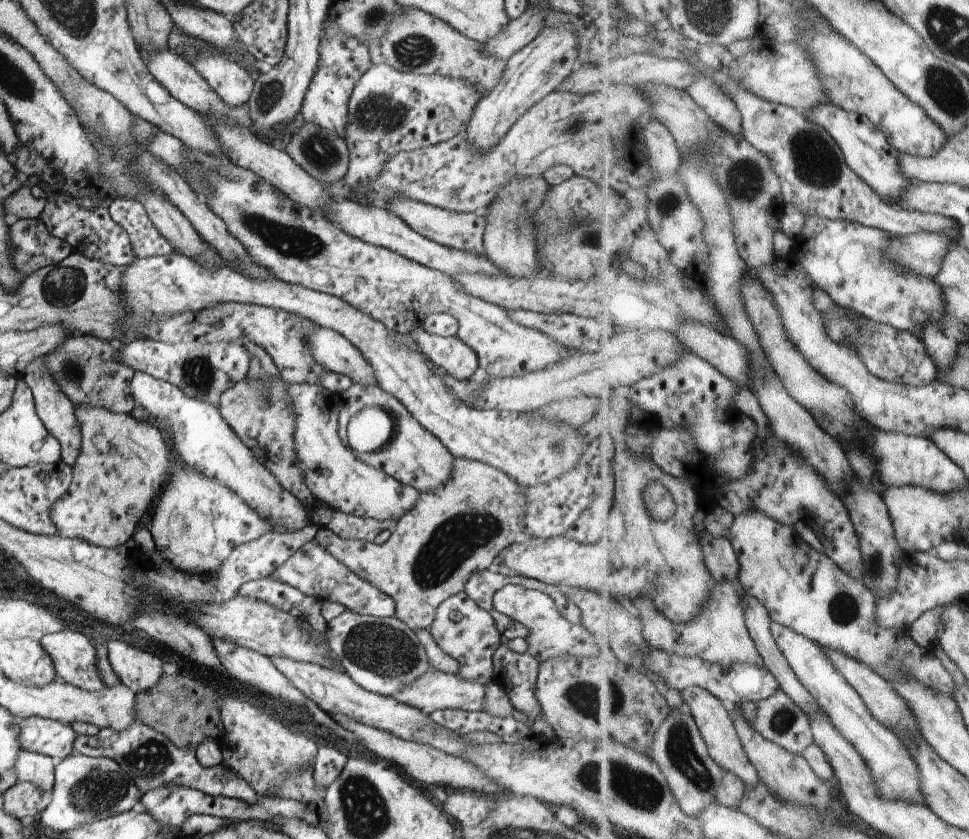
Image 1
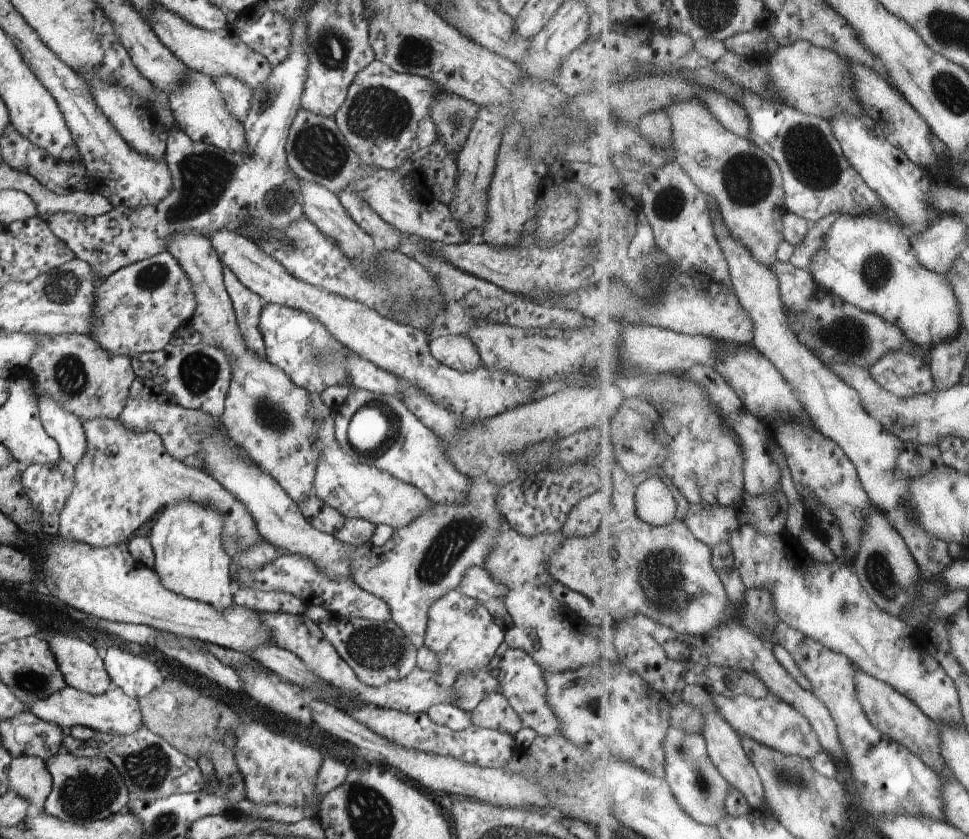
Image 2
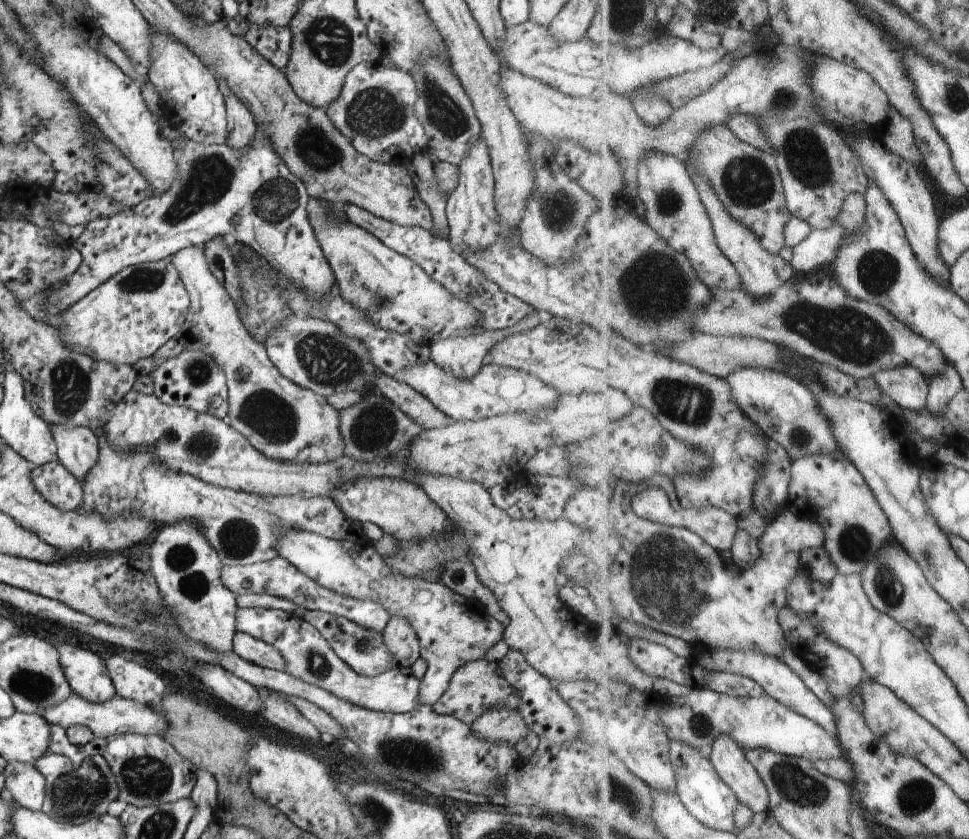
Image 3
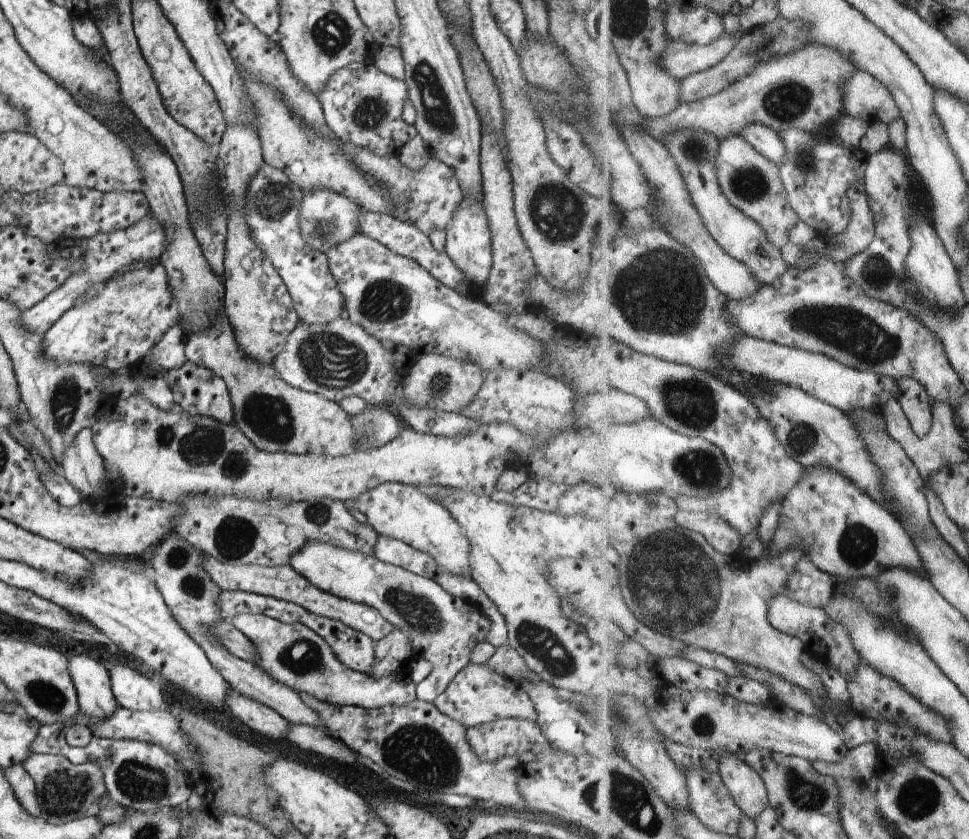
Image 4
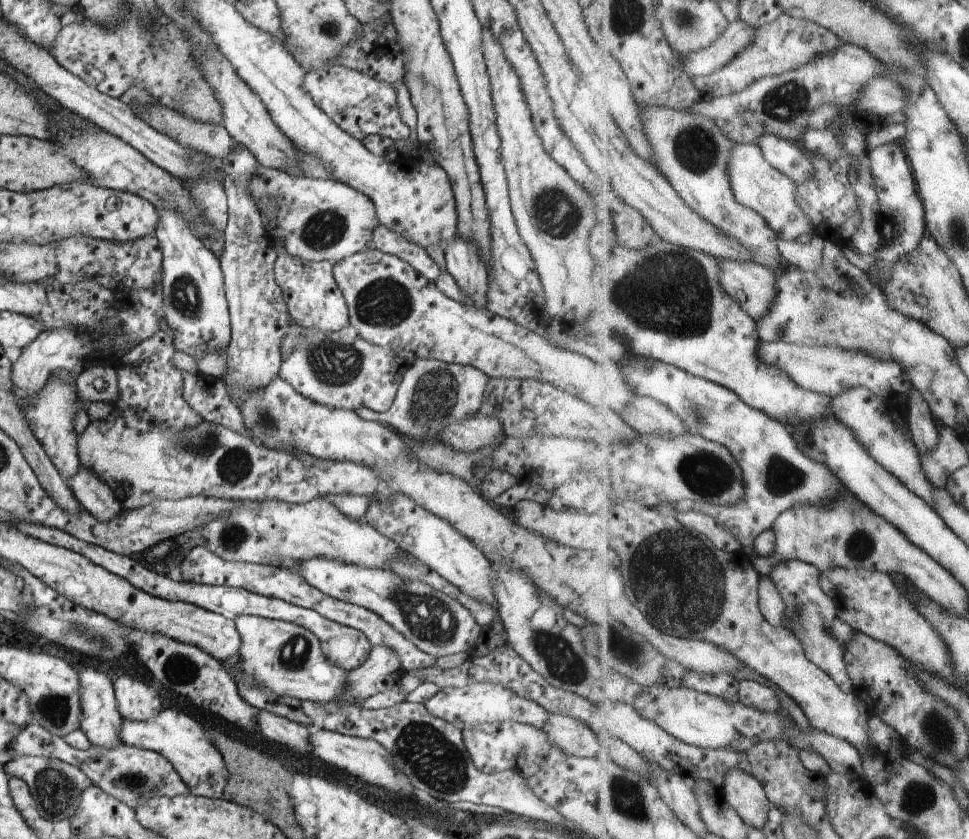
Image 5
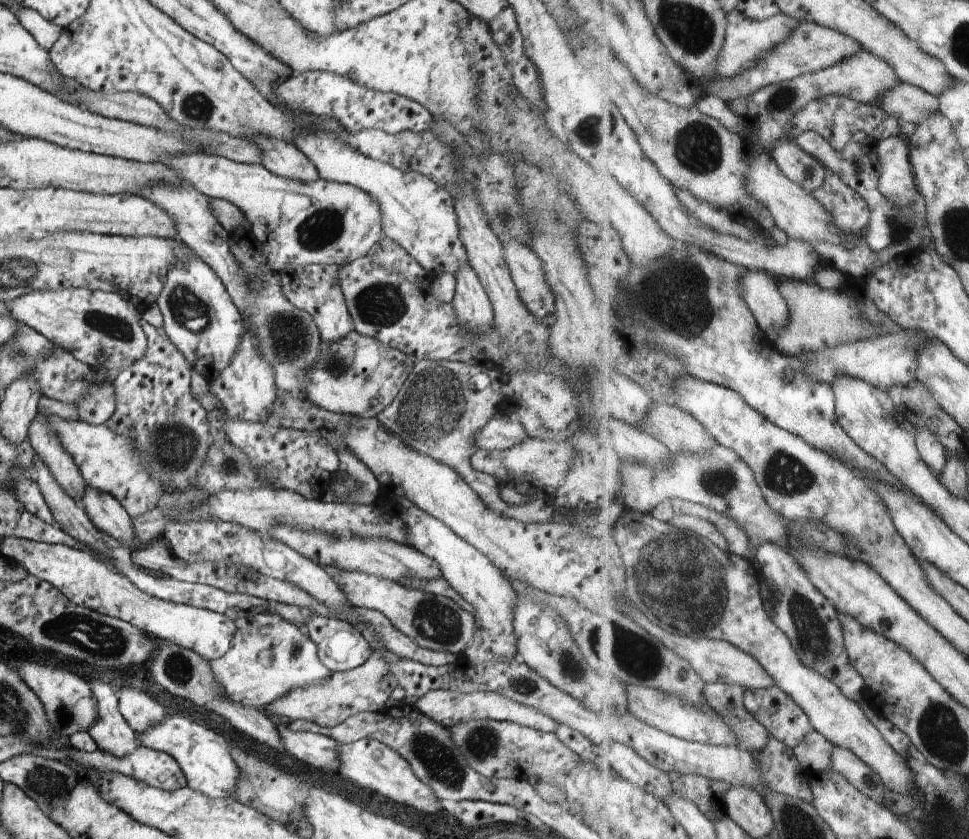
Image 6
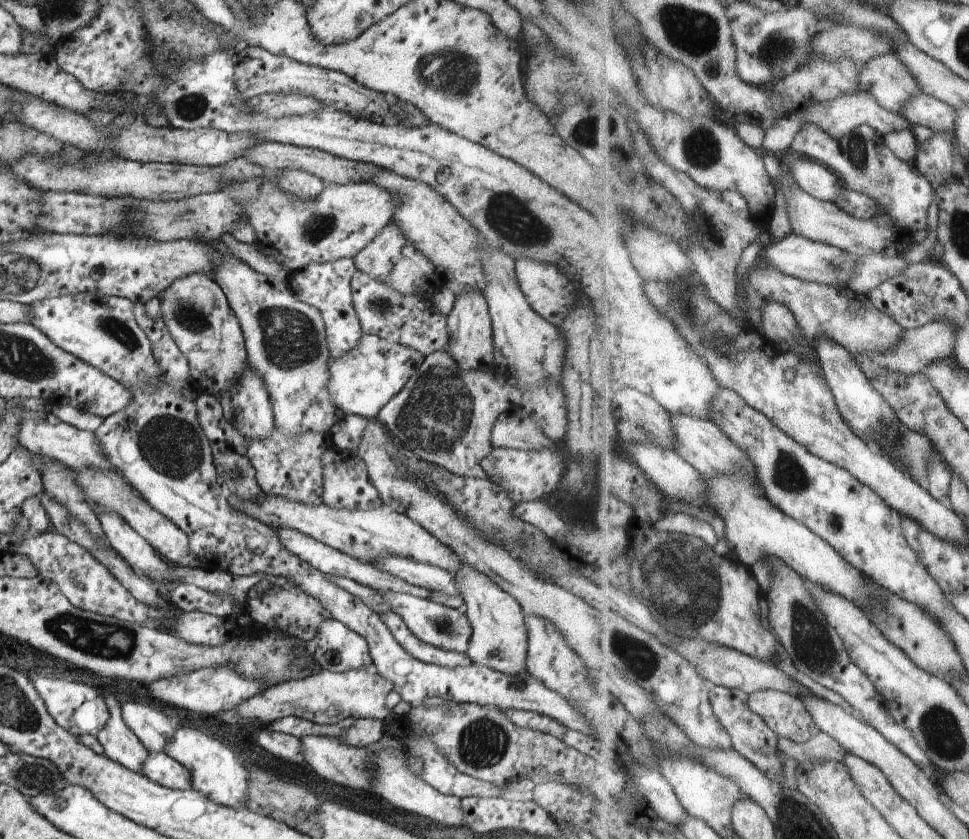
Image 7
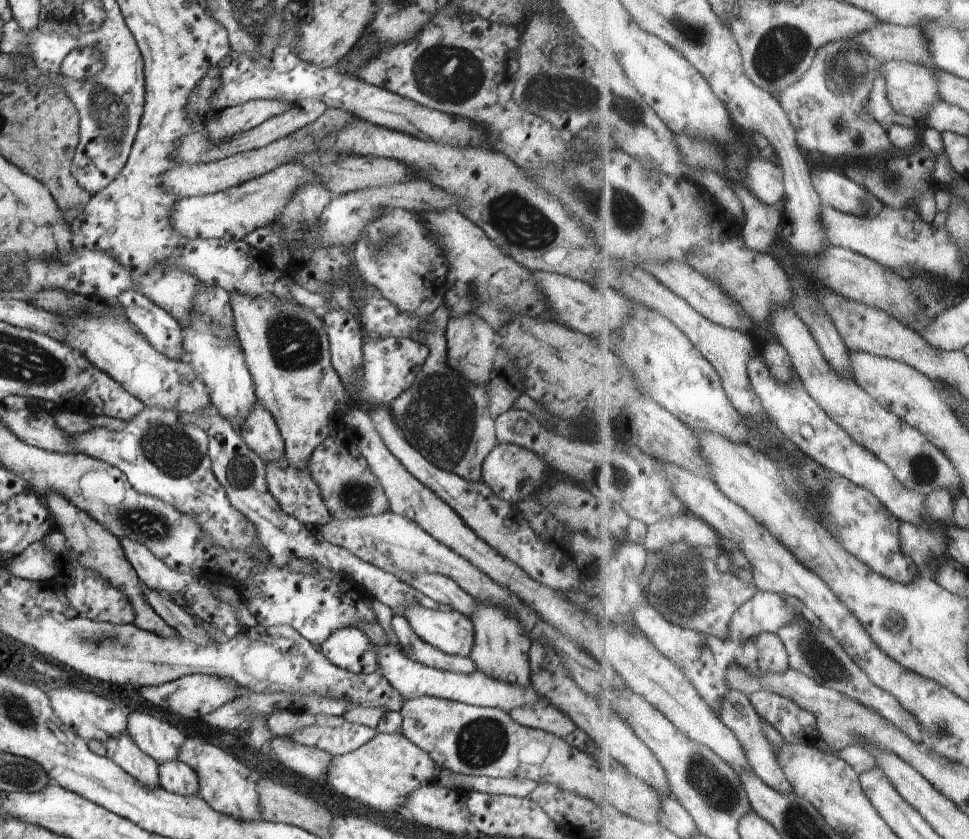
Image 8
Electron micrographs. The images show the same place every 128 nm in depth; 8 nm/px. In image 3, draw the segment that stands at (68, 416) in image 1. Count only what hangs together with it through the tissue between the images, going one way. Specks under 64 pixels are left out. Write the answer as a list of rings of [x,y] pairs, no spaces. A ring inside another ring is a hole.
[[[47,424],[58,461],[75,479],[83,481],[97,459],[94,432],[86,427]]]

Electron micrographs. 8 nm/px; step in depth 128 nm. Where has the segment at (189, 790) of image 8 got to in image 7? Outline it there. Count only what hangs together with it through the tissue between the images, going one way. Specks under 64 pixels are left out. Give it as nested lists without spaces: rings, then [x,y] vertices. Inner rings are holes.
[[[162,751],[148,752],[142,761],[140,774],[149,781],[169,789],[191,788],[190,773]]]

